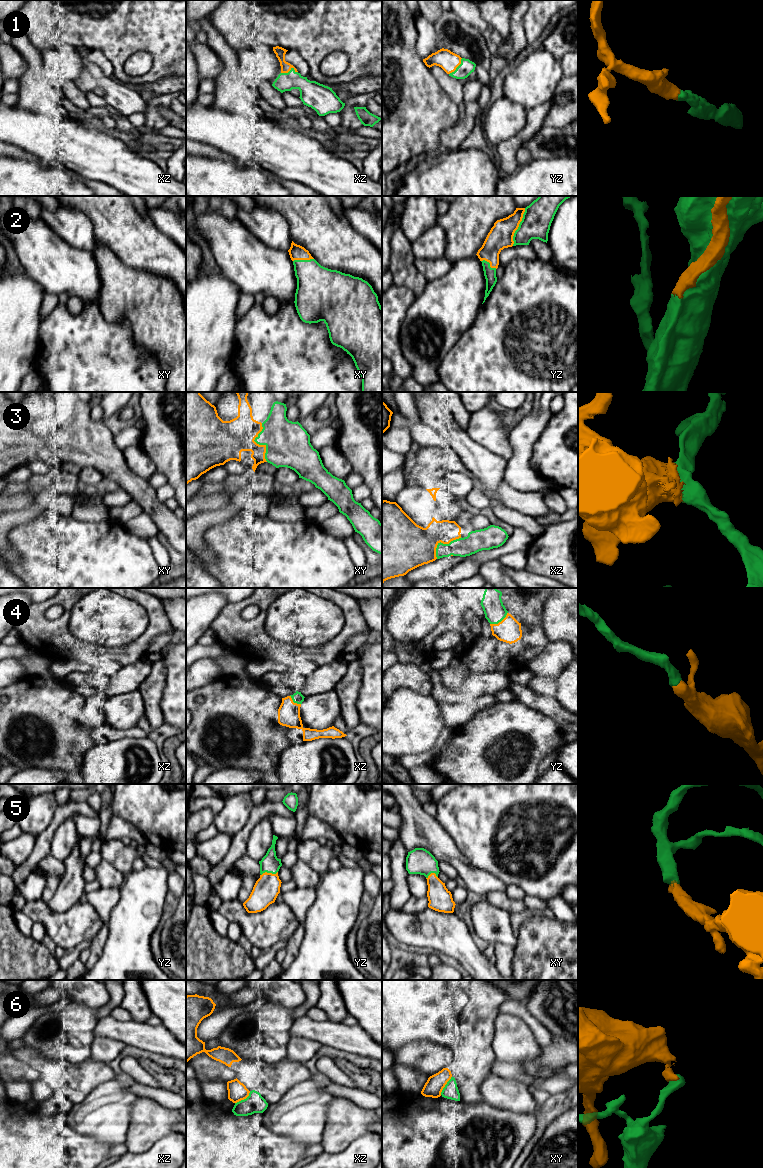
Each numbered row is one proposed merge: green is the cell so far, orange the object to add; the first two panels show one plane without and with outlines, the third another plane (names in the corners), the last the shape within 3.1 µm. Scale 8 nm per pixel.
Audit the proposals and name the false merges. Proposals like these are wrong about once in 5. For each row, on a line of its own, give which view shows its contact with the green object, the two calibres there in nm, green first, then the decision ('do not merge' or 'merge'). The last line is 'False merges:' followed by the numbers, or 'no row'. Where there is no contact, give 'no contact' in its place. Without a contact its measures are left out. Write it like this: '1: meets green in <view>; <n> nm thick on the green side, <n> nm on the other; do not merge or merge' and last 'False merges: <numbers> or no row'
1: meets green in xz; 190 nm thick on the green side, 90 nm on the other; merge
2: meets green in yz; 240 nm thick on the green side, 190 nm on the other; merge
3: meets green in xy; 360 nm thick on the green side, 280 nm on the other; merge
4: meets green in yz; 170 nm thick on the green side, 190 nm on the other; merge
5: meets green in yz; 150 nm thick on the green side, 200 nm on the other; merge
6: meets green in xz; 160 nm thick on the green side, 160 nm on the other; do not merge
False merges: 6

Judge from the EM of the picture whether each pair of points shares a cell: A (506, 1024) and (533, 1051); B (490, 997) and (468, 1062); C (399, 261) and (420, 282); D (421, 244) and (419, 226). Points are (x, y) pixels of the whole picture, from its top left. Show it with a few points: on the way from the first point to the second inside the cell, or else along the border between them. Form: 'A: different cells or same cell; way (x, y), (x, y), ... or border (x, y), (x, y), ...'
A: same cell; way (513, 1031), (526, 1044)
B: same cell; way (483, 1013), (483, 1019), (477, 1025), (475, 1046)
C: same cell; way (404, 266), (415, 277)
D: different cells; border (436, 222), (411, 243)

